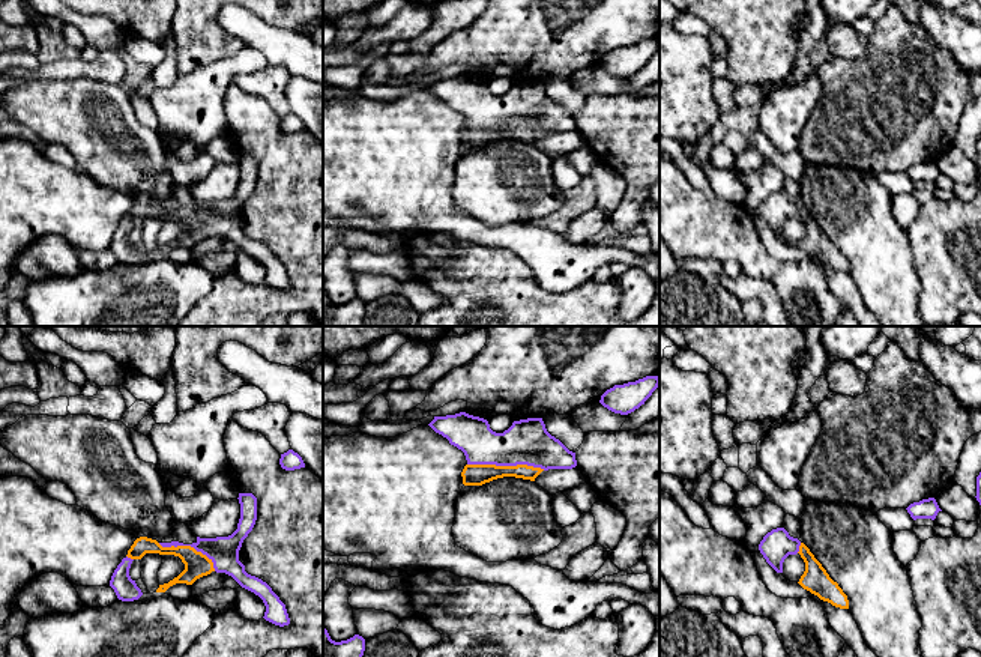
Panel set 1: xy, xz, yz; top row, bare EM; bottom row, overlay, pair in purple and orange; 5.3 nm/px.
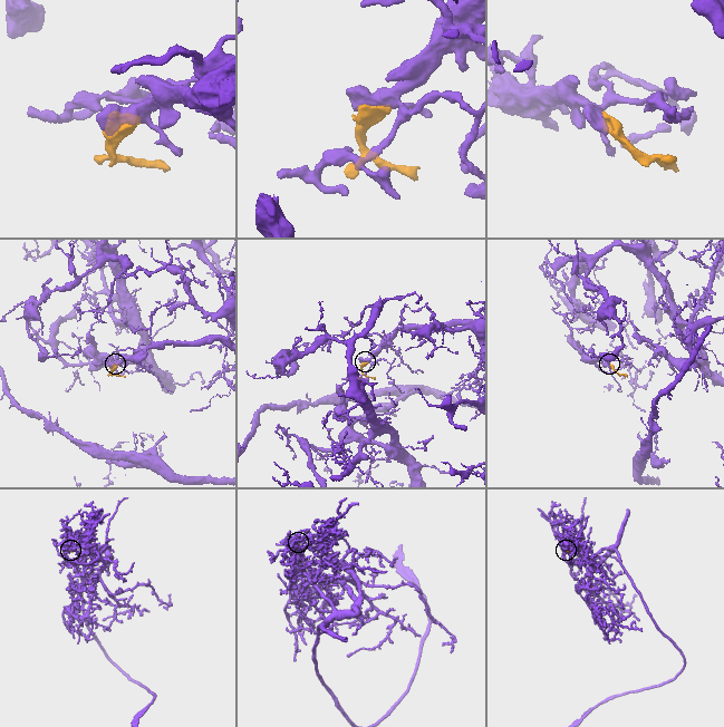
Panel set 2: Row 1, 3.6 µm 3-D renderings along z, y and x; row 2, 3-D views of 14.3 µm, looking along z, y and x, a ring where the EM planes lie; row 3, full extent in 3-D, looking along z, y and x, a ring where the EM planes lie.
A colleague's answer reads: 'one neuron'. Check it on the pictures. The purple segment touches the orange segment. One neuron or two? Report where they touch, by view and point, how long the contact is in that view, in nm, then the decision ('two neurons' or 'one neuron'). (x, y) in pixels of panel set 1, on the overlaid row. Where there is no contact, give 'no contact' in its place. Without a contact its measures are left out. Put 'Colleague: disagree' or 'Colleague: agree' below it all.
contact xz (507, 465); length 420 nm; one neuron
Colleague: agree

